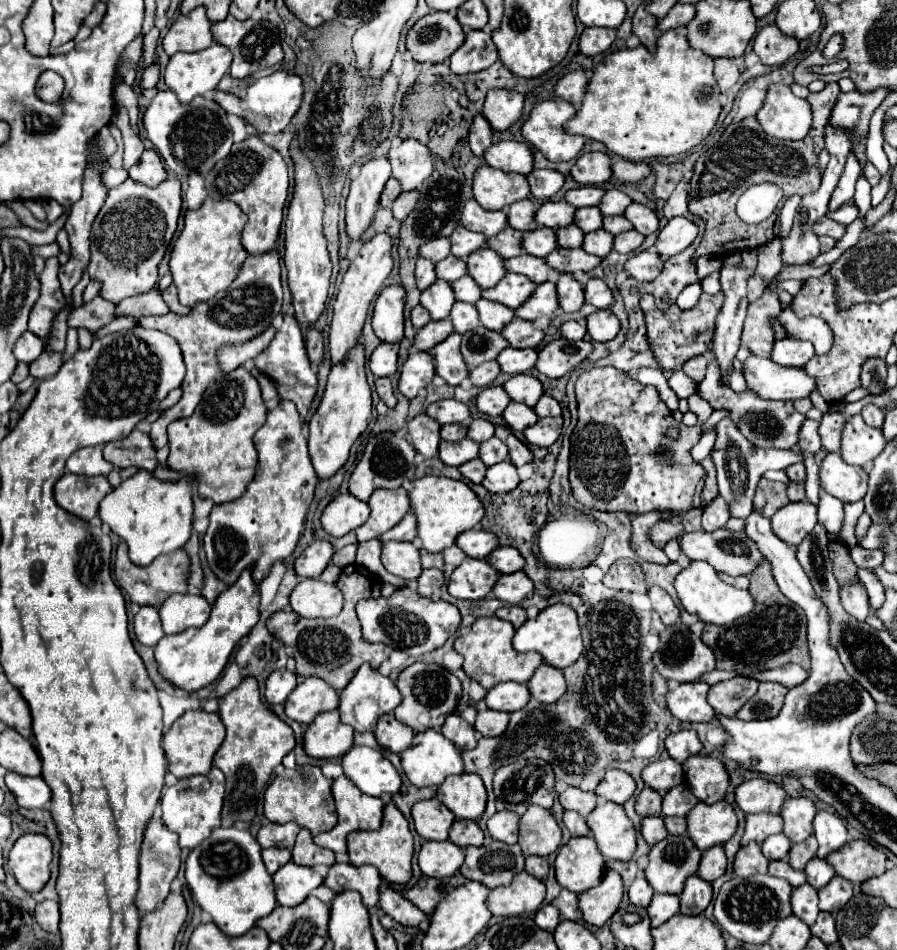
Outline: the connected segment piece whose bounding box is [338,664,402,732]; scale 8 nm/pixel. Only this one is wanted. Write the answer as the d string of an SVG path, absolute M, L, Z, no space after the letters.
M362 664L352 682L342 690L338 706L342 724L350 724L356 732L360 732L360 724L354 718L354 706L364 698L376 700L382 714L392 714L394 708L402 702L402 696L390 678L382 676L368 664Z

